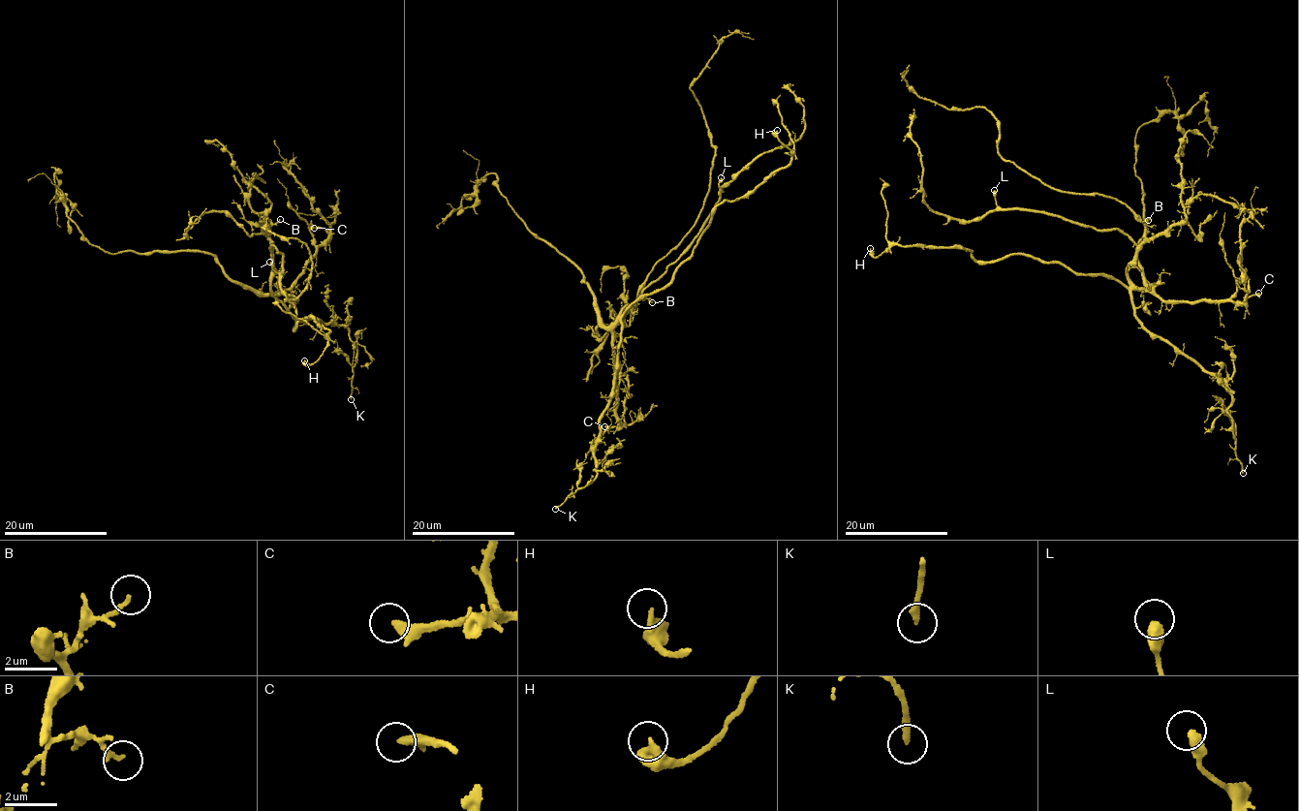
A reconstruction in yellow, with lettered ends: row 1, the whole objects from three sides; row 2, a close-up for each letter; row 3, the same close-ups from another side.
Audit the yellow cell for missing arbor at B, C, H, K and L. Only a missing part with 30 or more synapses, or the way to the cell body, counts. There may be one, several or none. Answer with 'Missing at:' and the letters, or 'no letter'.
Missing at: C, K

